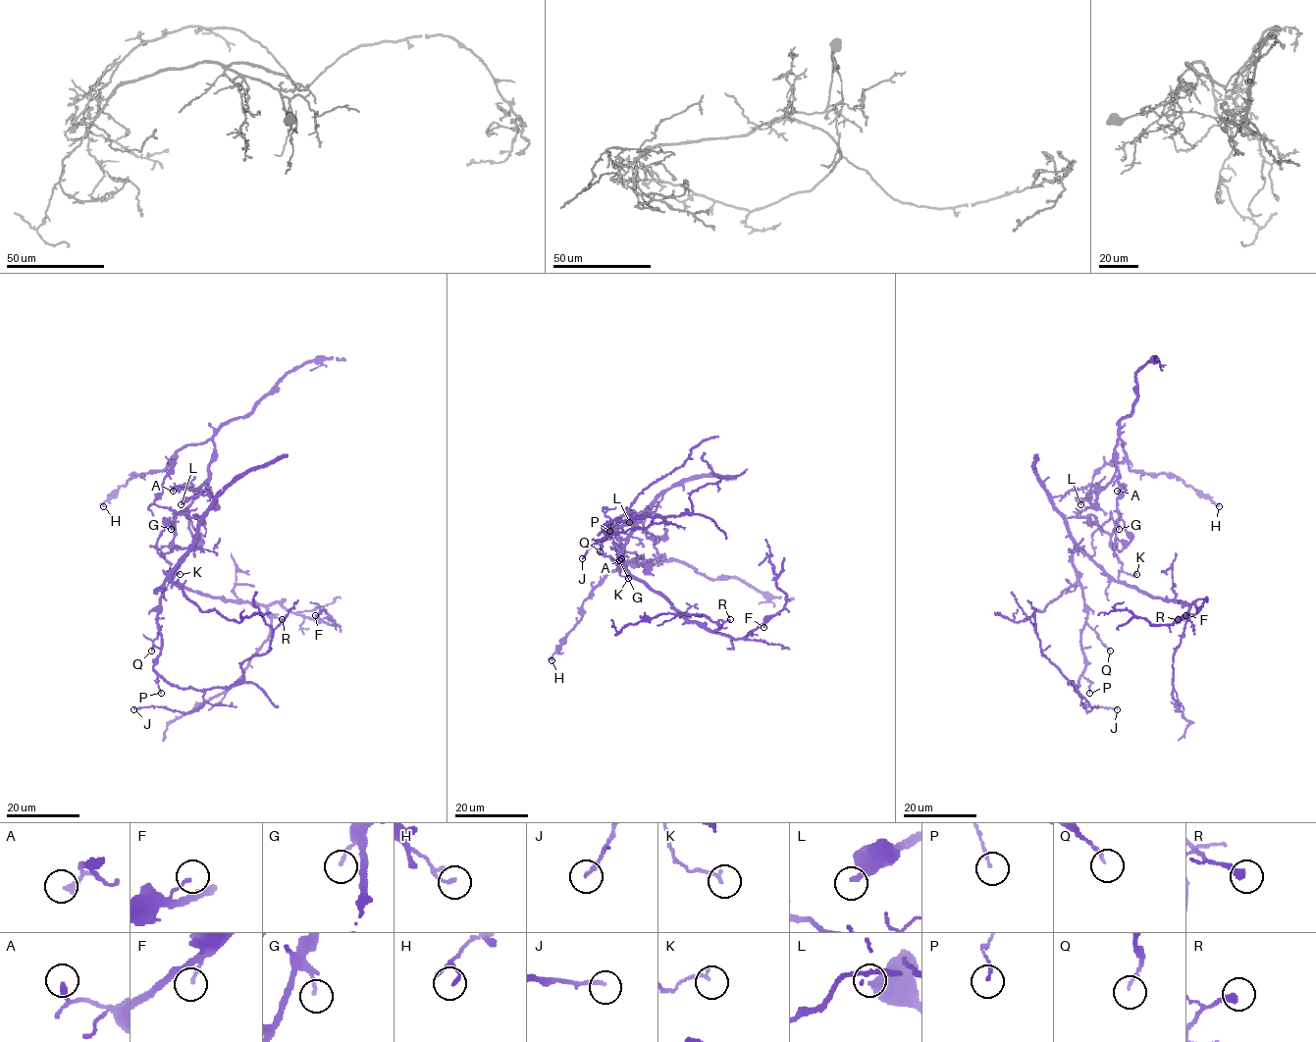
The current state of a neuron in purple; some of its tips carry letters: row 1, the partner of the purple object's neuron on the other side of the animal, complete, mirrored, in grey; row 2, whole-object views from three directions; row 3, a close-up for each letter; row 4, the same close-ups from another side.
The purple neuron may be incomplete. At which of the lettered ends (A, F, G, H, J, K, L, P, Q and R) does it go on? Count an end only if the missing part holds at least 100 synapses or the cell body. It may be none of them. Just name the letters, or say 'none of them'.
none of them

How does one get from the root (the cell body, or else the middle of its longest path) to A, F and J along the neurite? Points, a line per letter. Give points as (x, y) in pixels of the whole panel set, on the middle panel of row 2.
A: (631, 518), (605, 535), (623, 546), (623, 560), (641, 558), (644, 562), (637, 565), (623, 562), (621, 558)
F: (631, 518), (637, 527), (620, 562), (632, 575), (709, 630), (740, 639), (763, 627)
J: (631, 518), (637, 516), (626, 513), (602, 526), (640, 517), (651, 517), (653, 523), (598, 541), (582, 558)

